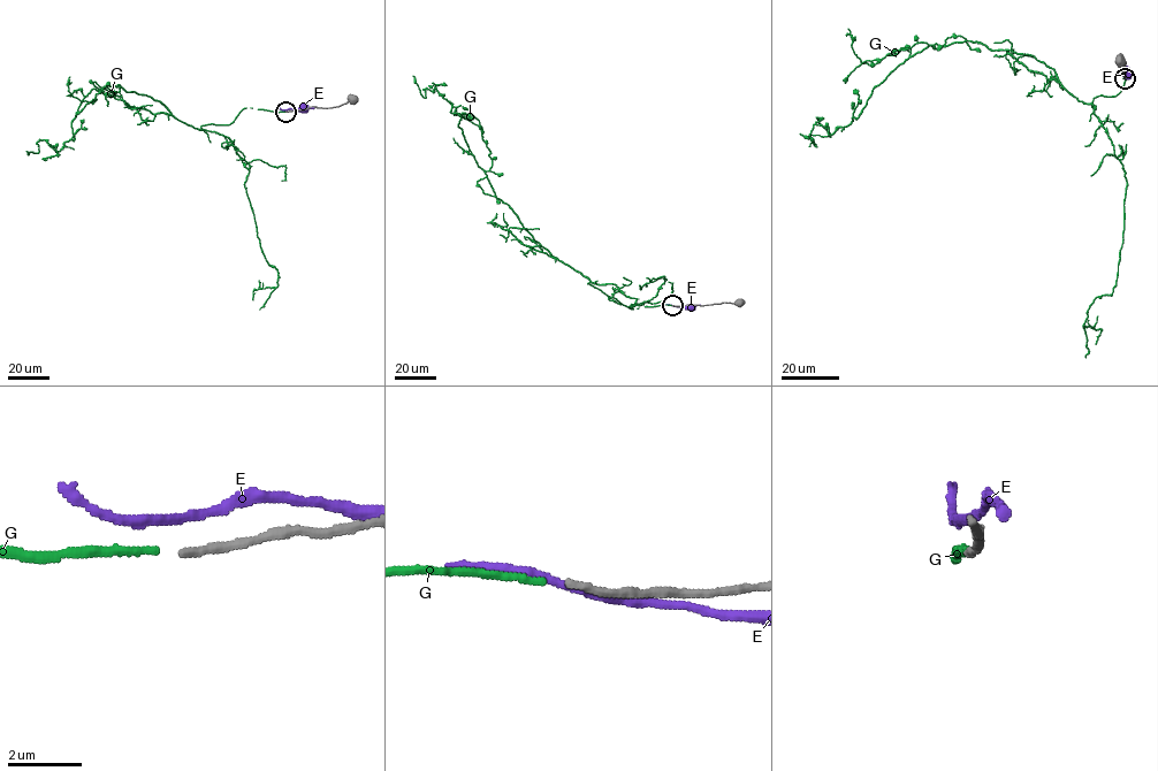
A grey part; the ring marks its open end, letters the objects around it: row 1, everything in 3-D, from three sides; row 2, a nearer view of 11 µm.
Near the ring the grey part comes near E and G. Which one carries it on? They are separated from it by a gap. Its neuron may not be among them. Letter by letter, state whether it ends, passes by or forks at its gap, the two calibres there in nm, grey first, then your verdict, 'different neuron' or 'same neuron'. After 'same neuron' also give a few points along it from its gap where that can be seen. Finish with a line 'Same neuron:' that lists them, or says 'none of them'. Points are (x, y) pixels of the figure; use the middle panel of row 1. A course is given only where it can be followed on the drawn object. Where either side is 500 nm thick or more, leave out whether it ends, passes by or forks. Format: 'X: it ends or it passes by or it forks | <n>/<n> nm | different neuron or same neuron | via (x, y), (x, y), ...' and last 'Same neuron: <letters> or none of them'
E: it passes by | 200/200 nm | different neuron
G: it ends | 200/200 nm | same neuron | via (671, 305), (631, 308), (554, 257), (497, 198), (451, 105), (435, 86), (424, 90), (425, 98), (412, 76)
Same neuron: G

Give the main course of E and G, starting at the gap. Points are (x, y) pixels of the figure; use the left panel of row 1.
E: (286, 111), (304, 108)
G: (284, 112), (244, 107), (203, 130), (108, 85), (82, 101), (74, 139), (25, 151)

